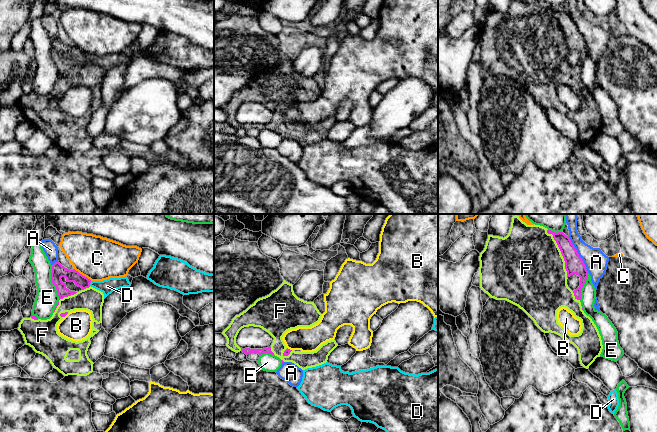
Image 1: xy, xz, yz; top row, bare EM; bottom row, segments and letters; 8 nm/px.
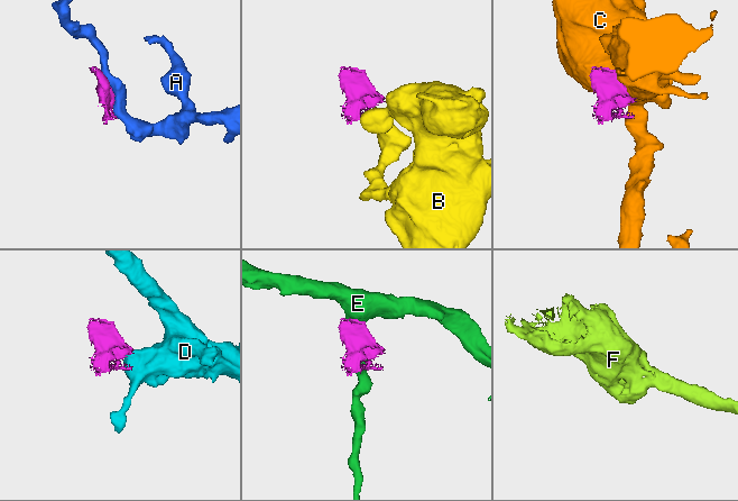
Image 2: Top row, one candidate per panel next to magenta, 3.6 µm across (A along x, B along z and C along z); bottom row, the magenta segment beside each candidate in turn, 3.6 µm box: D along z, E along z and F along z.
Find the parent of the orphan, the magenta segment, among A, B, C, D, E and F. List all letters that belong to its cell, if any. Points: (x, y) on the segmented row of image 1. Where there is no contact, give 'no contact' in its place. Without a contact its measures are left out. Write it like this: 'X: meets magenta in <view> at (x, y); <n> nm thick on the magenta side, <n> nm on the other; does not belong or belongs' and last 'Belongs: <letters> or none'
A: meets magenta in yz at (578, 255); 150 nm thick on the magenta side, 180 nm on the other; does not belong
B: meets magenta in xy at (65, 315); 30 nm thick on the magenta side, 240 nm on the other; does not belong
C: meets magenta in xy at (82, 275); 110 nm thick on the magenta side, 340 nm on the other; does not belong
D: meets magenta in xy at (90, 282); 100 nm thick on the magenta side, 110 nm on the other; does not belong
E: meets magenta in xy at (56, 288); 110 nm thick on the magenta side, 180 nm on the other; does not belong
F: meets magenta in yz at (561, 253); 150 nm thick on the magenta side, 500 nm on the other; belongs
Belongs: F

